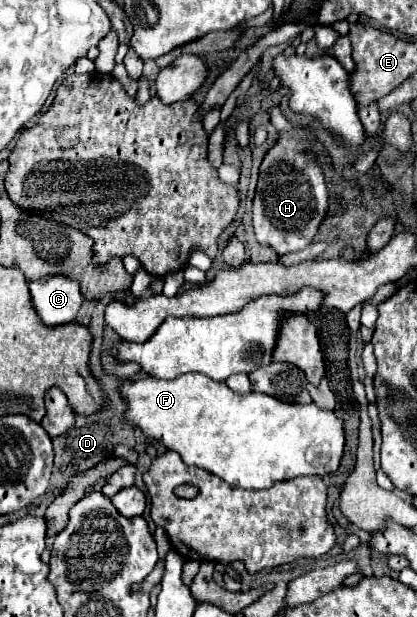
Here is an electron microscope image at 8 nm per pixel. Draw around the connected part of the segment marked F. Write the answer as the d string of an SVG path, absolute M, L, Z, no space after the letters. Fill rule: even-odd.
M185 374L175 380L141 378L137 382L123 382L121 388L129 404L127 420L139 426L149 440L159 440L167 450L179 452L185 464L199 466L233 488L271 488L275 482L293 480L307 474L333 474L337 472L345 448L343 420L333 410L309 404L287 404L263 392L237 394L227 384L211 380L201 374Z

